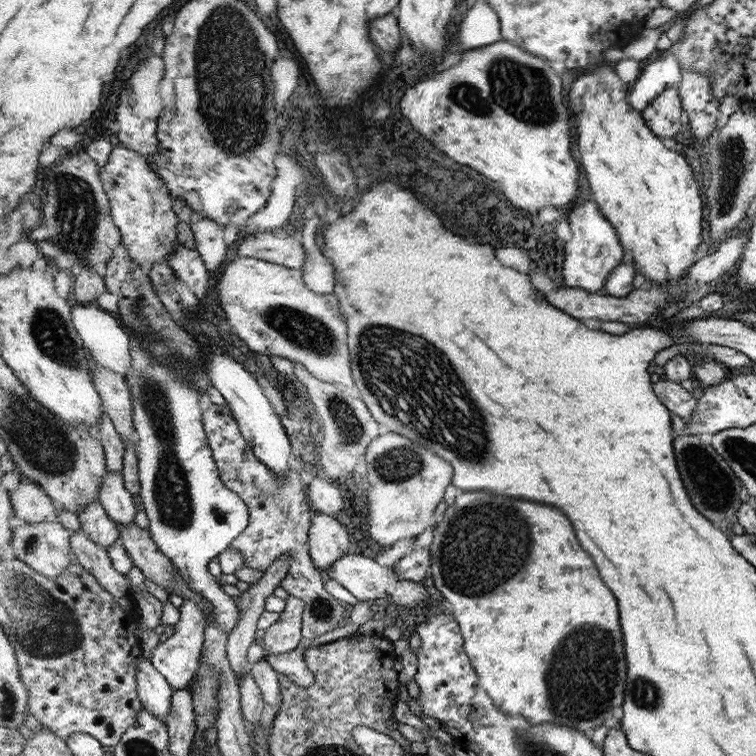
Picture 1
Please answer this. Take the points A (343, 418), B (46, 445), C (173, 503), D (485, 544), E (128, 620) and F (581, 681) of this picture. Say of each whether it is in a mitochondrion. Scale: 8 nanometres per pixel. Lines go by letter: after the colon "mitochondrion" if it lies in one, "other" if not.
A: mitochondrion
B: mitochondrion
C: mitochondrion
D: mitochondrion
E: other
F: mitochondrion

